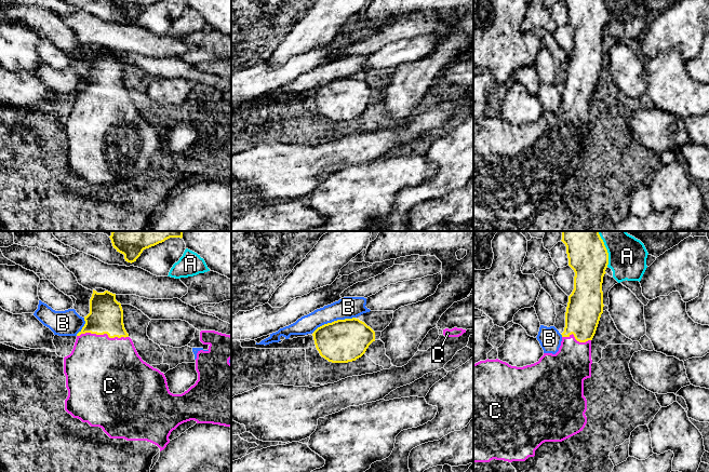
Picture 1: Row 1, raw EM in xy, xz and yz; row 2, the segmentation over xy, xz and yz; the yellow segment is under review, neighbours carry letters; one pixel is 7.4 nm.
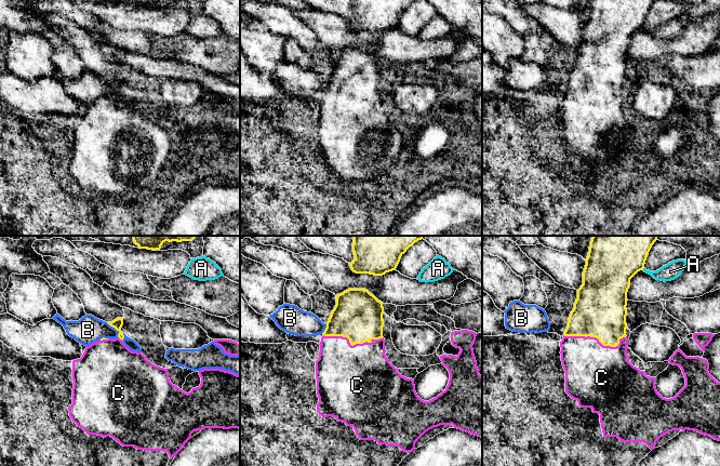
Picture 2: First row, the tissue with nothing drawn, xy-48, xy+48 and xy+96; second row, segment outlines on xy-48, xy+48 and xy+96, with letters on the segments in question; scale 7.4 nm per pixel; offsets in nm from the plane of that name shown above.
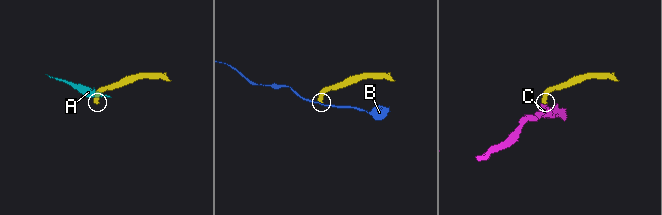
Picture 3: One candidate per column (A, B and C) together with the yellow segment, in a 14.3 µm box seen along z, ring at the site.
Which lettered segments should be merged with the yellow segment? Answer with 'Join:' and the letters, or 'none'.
Join: C

